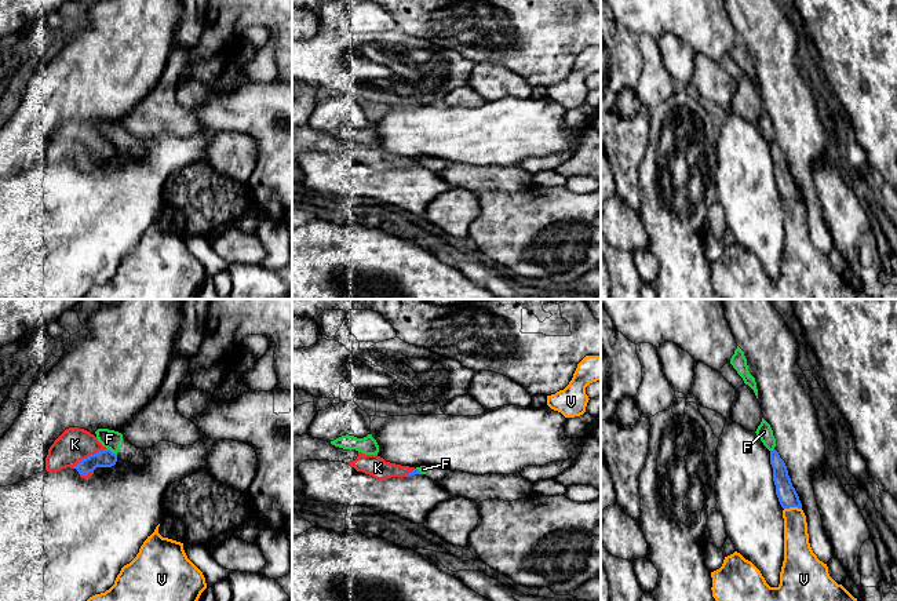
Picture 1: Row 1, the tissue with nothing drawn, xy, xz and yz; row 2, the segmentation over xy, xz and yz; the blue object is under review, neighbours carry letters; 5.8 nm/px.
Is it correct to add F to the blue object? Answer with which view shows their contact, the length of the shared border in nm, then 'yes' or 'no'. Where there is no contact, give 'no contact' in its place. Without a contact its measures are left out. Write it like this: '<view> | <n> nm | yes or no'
xy | 80 nm | no

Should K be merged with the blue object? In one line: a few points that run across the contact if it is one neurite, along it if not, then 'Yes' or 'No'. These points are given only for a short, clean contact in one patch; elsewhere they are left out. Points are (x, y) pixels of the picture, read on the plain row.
Line: xy (106, 149), (90, 146), (75, 135). Yes

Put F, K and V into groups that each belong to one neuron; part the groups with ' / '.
F / K / V

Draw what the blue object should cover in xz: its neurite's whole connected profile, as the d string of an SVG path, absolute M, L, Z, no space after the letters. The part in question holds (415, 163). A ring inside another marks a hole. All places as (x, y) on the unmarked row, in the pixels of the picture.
M309 125L292 128L292 186L299 187L303 172L299 167L299 156L305 152L343 153L357 163L372 167L376 171L391 168L411 168L420 165L415 159L386 153L378 146L365 146L355 141L343 141L328 132L313 130Z

